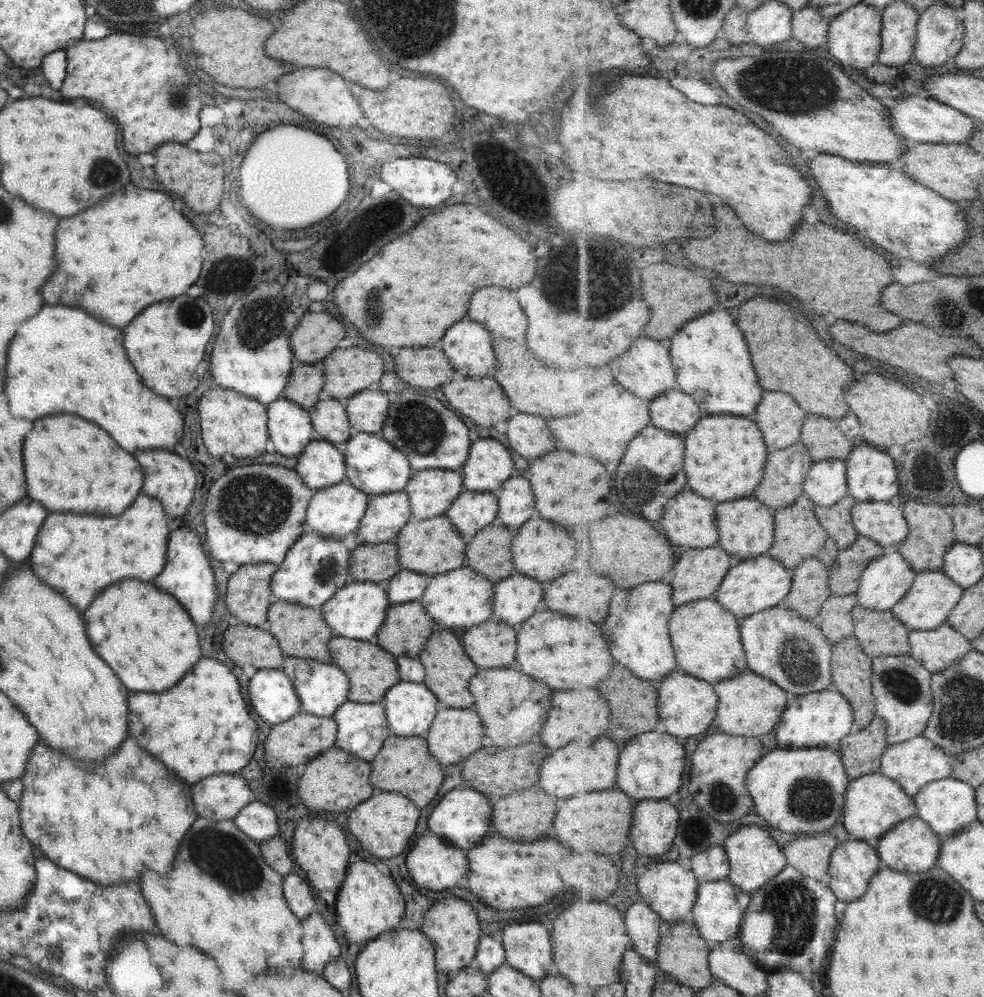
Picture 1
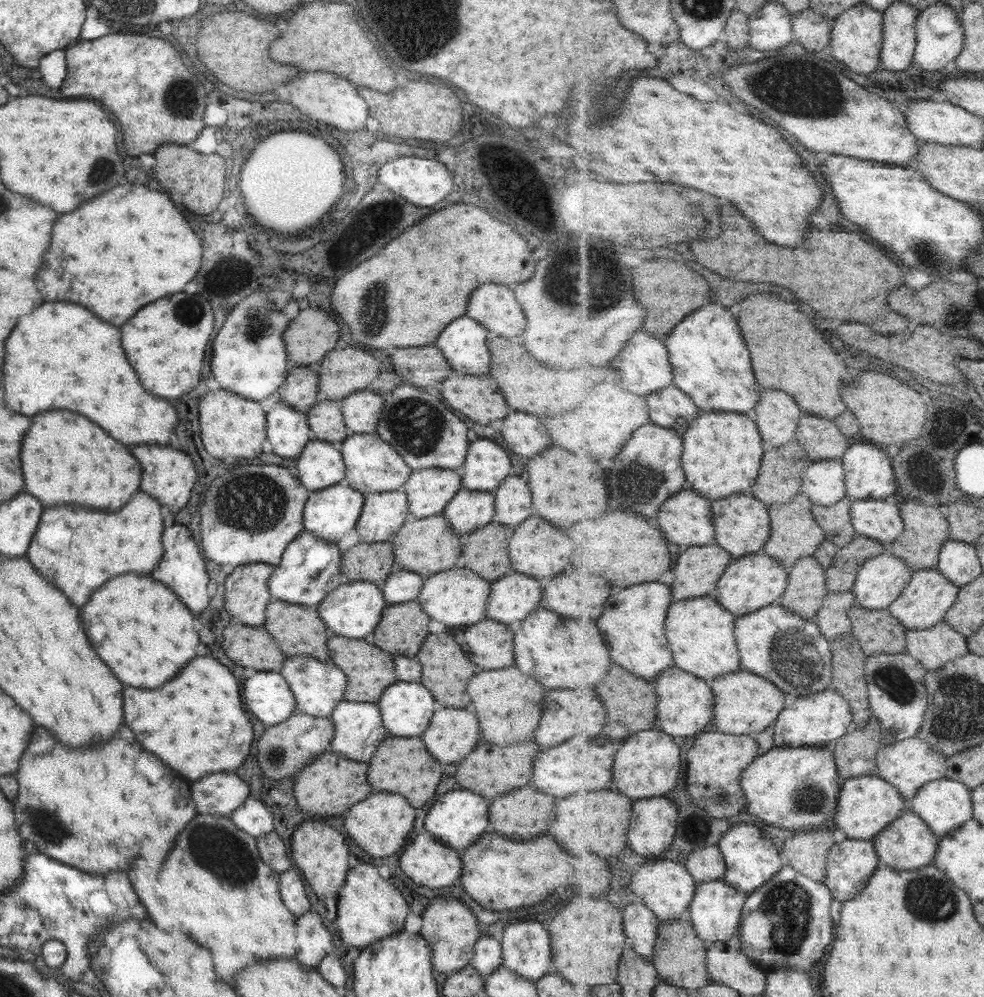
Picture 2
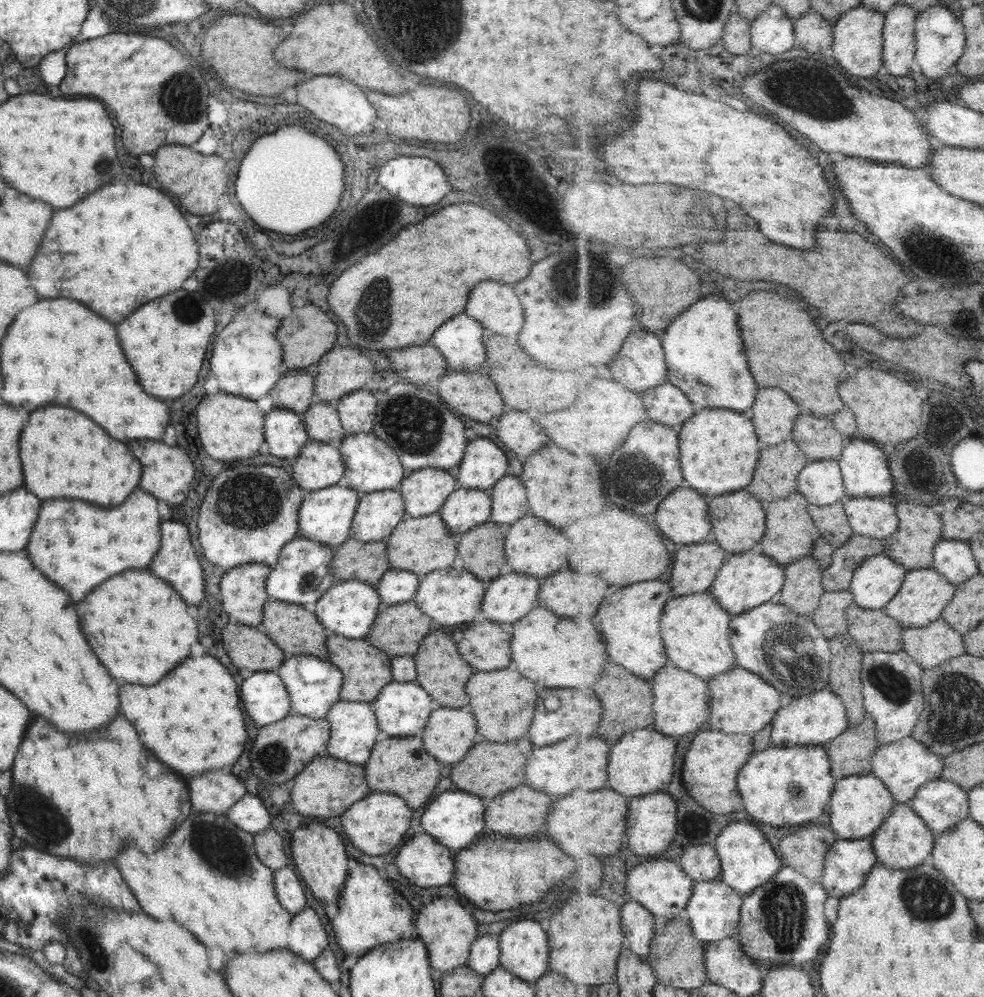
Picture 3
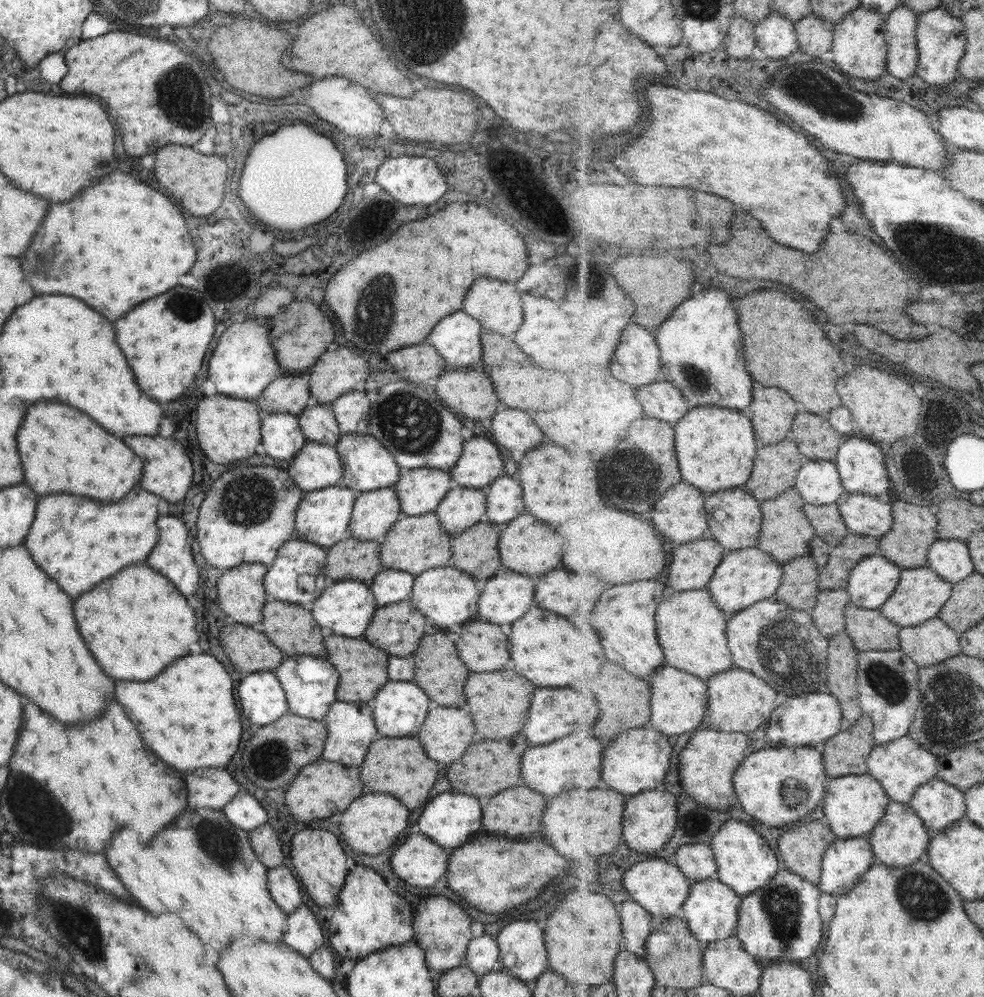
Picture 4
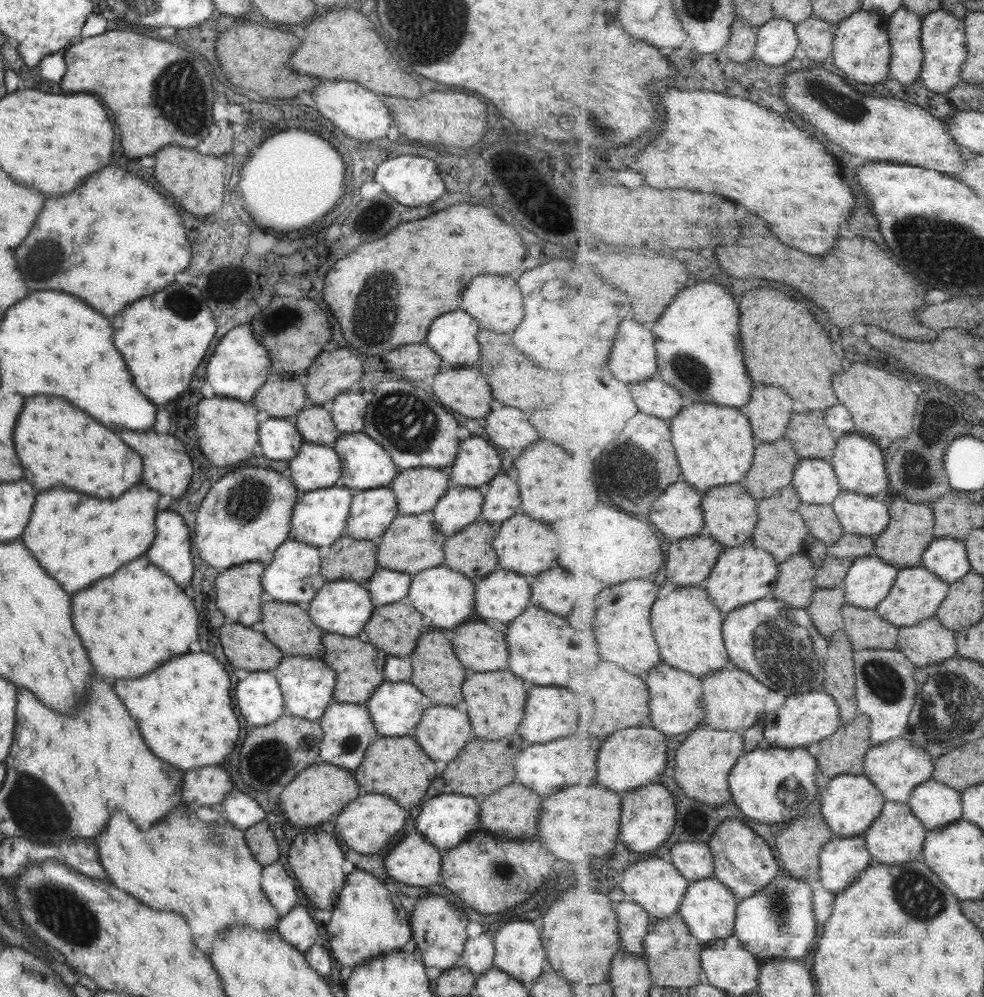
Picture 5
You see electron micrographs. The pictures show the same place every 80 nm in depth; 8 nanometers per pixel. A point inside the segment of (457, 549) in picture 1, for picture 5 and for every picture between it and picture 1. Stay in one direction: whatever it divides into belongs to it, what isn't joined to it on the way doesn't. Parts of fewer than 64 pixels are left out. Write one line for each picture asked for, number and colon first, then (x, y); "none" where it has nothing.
2: (424, 546)
3: (419, 545)
4: (411, 544)
5: (410, 544)

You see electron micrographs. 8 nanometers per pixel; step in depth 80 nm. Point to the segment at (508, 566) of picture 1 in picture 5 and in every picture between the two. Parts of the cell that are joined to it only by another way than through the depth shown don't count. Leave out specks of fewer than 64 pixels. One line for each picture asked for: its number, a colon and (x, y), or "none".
2: (486, 547)
3: (481, 548)
4: (474, 552)
5: (469, 551)

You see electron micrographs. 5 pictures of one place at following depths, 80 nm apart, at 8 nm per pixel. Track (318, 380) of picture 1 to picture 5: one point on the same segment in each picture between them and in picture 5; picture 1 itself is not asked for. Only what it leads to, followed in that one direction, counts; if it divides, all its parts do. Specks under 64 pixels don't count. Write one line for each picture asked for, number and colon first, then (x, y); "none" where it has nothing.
2: (298, 391)
3: (293, 393)
4: (289, 395)
5: (281, 399)

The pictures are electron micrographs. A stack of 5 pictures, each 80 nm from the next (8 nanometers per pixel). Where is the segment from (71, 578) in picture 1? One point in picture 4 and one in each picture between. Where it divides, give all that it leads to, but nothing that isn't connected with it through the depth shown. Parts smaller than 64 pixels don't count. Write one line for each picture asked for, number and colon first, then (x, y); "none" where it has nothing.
2: (129, 540)
3: (76, 545)
4: (98, 539)

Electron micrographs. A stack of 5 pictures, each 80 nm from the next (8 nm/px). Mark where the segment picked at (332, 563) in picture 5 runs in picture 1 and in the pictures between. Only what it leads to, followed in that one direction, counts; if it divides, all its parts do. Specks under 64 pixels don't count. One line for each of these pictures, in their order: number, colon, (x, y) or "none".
1: (376, 563)
2: (371, 562)
3: (352, 560)
4: (349, 558)

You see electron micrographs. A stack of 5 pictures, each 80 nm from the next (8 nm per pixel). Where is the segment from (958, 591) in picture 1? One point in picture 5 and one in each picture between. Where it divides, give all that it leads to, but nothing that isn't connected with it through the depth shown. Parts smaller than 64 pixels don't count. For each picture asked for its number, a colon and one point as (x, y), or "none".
2: (930, 594)
3: (922, 600)
4: (921, 594)
5: (917, 595)

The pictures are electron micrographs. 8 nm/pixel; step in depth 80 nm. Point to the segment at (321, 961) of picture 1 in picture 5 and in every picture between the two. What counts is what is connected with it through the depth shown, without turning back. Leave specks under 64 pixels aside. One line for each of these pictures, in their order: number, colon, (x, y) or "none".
2: (313, 942)
3: (306, 938)
4: (300, 931)
5: (297, 928)

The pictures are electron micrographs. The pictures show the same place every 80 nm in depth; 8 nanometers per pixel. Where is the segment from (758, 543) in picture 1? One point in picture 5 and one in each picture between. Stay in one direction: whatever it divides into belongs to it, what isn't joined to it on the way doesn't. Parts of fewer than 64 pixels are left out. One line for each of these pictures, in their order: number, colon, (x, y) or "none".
2: (743, 524)
3: (739, 520)
4: (735, 518)
5: (731, 513)

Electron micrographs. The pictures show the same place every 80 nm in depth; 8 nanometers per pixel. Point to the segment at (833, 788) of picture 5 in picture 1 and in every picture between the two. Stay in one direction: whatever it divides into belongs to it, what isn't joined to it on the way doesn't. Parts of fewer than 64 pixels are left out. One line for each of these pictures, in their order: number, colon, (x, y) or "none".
1: (876, 803)
2: (867, 804)
3: (860, 804)
4: (854, 804)

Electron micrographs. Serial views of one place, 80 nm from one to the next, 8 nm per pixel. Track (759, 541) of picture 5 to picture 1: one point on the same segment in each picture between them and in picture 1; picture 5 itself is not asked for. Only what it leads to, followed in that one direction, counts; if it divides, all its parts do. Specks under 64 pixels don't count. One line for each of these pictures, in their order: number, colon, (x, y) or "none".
1: (799, 534)
2: (796, 534)
3: (791, 534)
4: (786, 534)

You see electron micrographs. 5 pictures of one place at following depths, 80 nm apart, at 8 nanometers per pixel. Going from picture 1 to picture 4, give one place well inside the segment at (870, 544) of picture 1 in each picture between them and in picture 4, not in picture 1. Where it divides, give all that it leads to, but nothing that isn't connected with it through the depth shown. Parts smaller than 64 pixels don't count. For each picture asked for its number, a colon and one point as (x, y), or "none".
2: (841, 576)
3: (838, 576)
4: (835, 575)

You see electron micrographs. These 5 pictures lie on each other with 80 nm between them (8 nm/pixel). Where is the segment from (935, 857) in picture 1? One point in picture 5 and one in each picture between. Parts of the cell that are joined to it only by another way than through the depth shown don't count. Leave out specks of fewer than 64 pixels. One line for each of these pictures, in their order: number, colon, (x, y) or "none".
2: (907, 844)
3: (904, 840)
4: (900, 839)
5: (897, 837)

